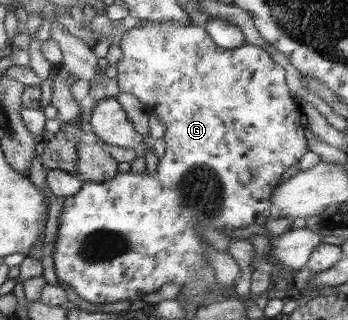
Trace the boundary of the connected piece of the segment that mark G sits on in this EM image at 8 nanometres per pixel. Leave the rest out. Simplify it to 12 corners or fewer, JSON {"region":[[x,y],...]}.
{"region":[[205,27],[122,32],[154,174],[63,201],[56,278],[90,304],[214,272],[308,152],[285,70]]}

